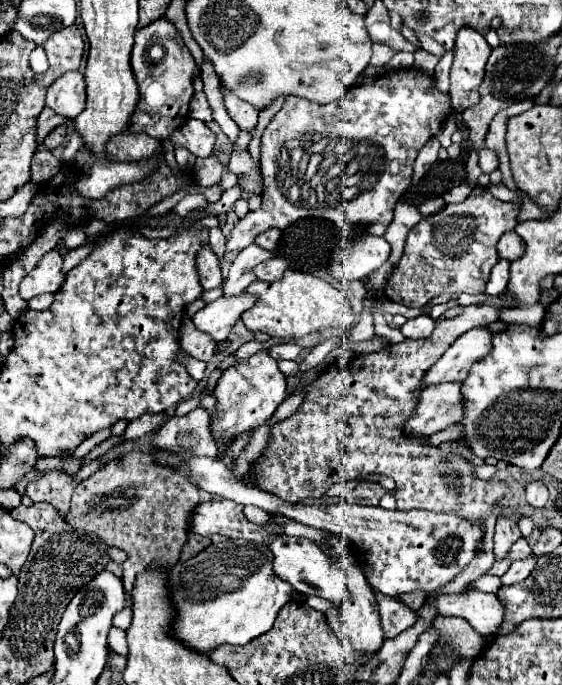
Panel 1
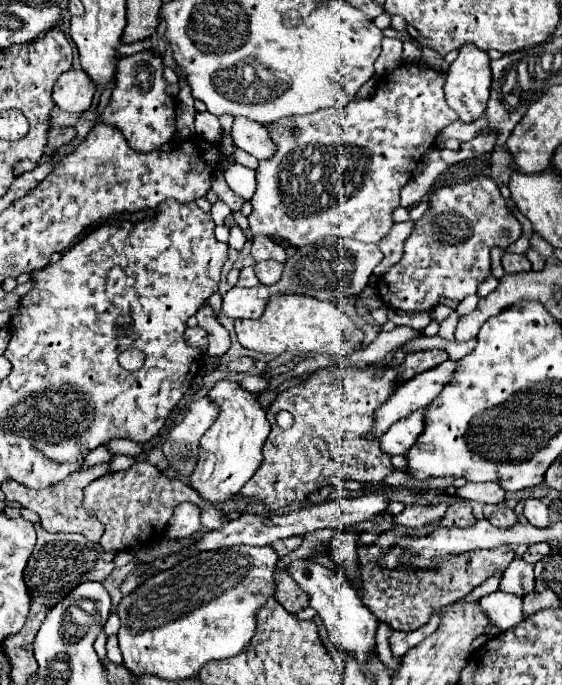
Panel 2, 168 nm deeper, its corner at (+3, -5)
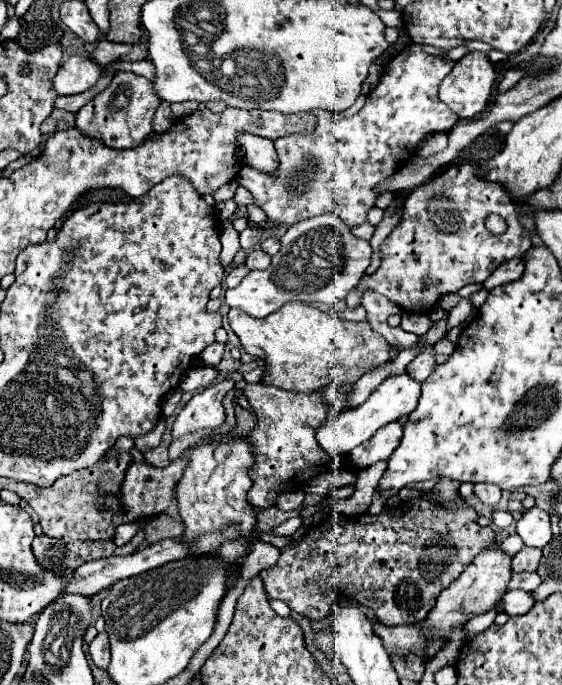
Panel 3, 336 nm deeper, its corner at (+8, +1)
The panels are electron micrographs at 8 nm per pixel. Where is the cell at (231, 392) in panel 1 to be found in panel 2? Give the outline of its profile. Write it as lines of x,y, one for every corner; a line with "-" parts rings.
219,380
209,390
207,398
219,406
219,416
199,442
199,460
195,472
191,474
191,484
203,498
211,502
225,502
243,488
261,464
261,446
267,440
271,424
267,422
265,408
259,404
259,396
241,388
239,382

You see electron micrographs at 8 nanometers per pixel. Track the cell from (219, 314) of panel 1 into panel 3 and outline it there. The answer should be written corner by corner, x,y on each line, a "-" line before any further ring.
320,214
296,222
296,226
290,226
282,238
284,244
266,270
252,270
240,286
226,290
224,300
230,308
240,308
250,316
264,318
286,302
320,302
332,306
348,296
372,260
370,244
352,236
340,214

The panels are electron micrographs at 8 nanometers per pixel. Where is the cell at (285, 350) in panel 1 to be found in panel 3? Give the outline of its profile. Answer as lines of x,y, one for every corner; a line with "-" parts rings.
198,368
198,370
190,370
188,374
186,374
186,378
182,378
180,380
180,390
182,392
192,392
192,390
198,390
198,388
206,388
206,386
210,386
210,384
214,384
216,382
216,374
214,374
214,370
210,368

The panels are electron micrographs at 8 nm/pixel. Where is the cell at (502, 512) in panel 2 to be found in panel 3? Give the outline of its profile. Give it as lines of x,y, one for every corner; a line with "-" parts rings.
474,484
474,494
476,494
484,504
496,506
496,504
500,502
502,490
500,490
500,486
492,486
492,484

